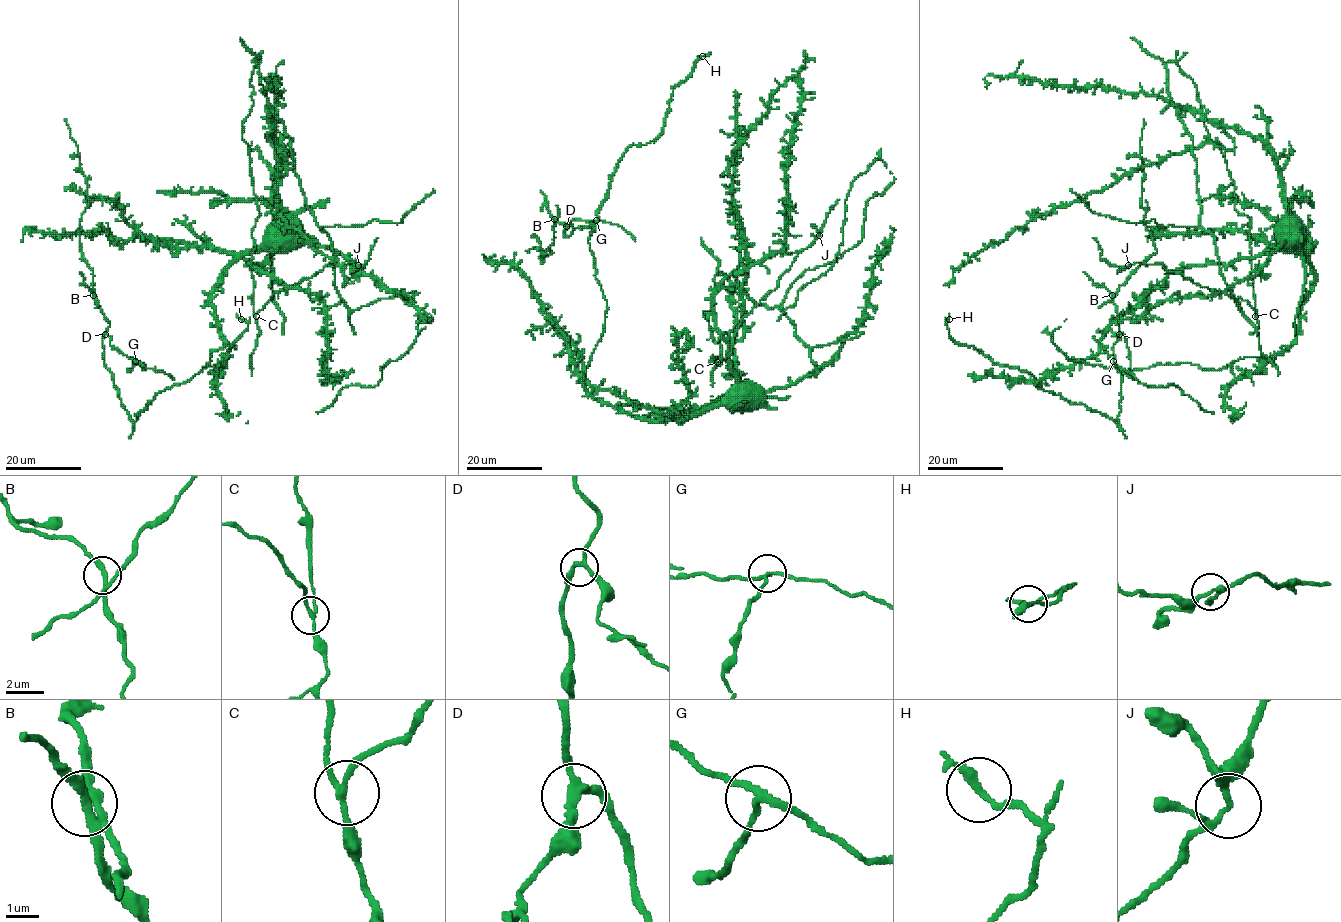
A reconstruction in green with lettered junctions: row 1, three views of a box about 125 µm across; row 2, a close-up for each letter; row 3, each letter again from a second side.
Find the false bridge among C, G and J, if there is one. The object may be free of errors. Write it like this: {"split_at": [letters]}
{"split_at": ["G"]}

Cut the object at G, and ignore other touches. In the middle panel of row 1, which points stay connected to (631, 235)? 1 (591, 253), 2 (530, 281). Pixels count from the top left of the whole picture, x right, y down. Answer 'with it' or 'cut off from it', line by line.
1: cut off from it
2: cut off from it

